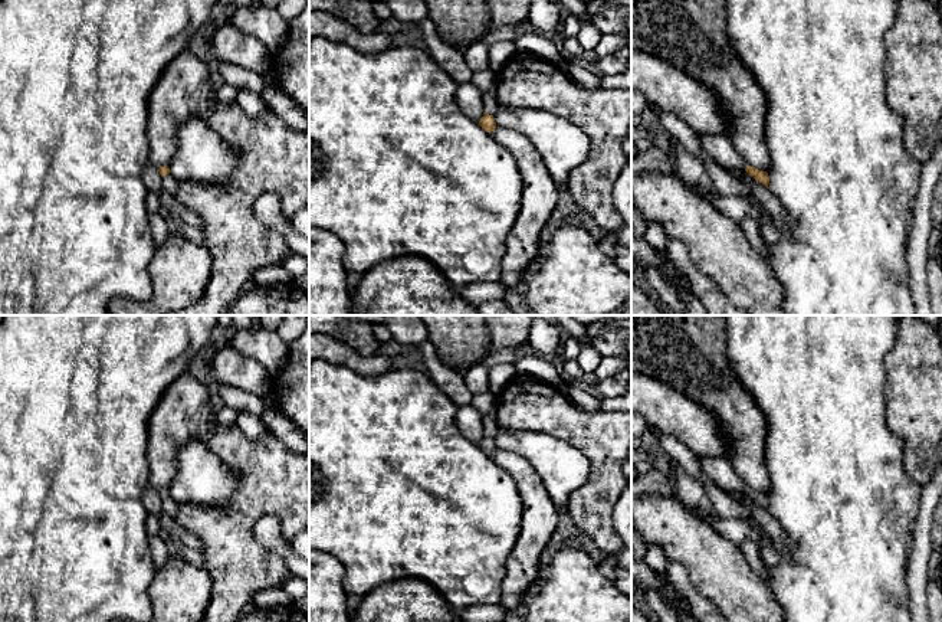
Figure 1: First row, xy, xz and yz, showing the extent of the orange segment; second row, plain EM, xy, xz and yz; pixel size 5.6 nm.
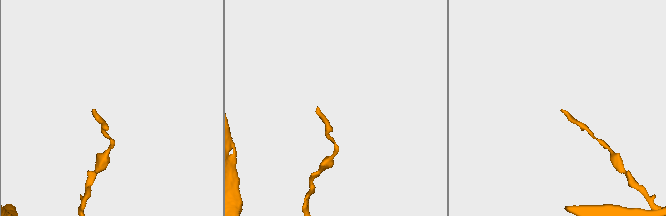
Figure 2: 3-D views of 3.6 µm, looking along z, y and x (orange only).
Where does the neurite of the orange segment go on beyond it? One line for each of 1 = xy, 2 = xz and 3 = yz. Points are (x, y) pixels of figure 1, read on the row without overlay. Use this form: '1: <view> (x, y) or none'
1: none
2: none
3: none

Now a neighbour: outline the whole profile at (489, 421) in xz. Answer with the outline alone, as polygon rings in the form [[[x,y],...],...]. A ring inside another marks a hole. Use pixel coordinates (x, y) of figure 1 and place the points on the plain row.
[[[496,409],[493,412],[488,413],[486,416],[483,416],[482,423],[483,423],[485,435],[489,438],[495,438],[495,435],[499,429],[498,423],[496,423]]]

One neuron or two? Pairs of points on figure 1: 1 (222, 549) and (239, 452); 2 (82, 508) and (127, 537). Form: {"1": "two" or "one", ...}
{"1": "one", "2": "one"}

